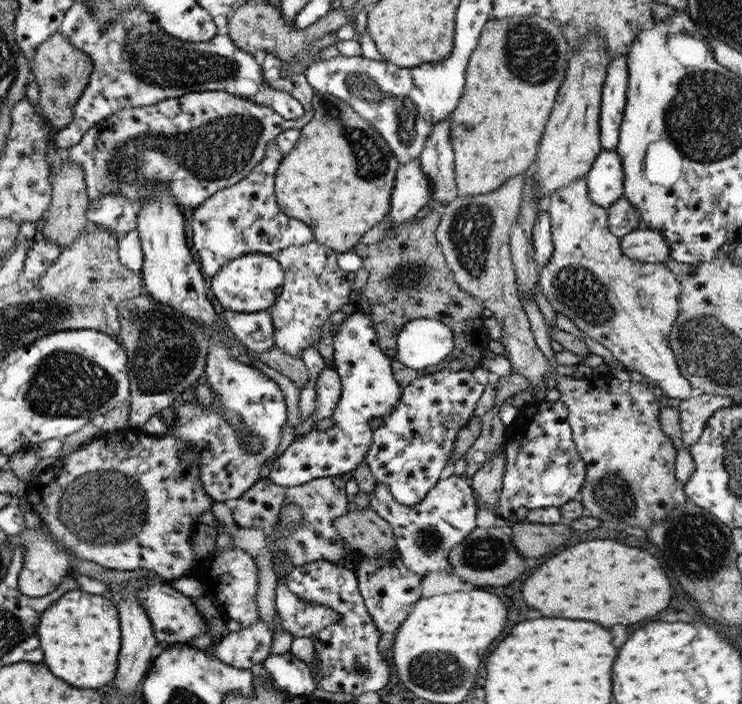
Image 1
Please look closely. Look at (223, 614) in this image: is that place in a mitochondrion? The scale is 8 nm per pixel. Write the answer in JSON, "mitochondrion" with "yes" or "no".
{"mitochondrion":"no"}

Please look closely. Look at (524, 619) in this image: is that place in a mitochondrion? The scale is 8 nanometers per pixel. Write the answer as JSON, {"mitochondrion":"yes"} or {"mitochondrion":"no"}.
{"mitochondrion":"no"}

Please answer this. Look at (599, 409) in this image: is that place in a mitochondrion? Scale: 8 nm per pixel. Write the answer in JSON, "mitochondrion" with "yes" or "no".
{"mitochondrion":"no"}

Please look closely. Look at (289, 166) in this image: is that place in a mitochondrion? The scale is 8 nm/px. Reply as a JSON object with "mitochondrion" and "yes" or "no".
{"mitochondrion":"no"}

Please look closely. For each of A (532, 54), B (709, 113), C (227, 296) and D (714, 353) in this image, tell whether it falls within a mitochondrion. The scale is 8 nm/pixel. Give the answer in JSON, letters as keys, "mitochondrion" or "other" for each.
{"A":"mitochondrion","B":"mitochondrion","C":"other","D":"mitochondrion"}

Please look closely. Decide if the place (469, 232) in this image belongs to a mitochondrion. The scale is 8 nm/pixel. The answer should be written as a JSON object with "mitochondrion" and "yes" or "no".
{"mitochondrion":"yes"}

